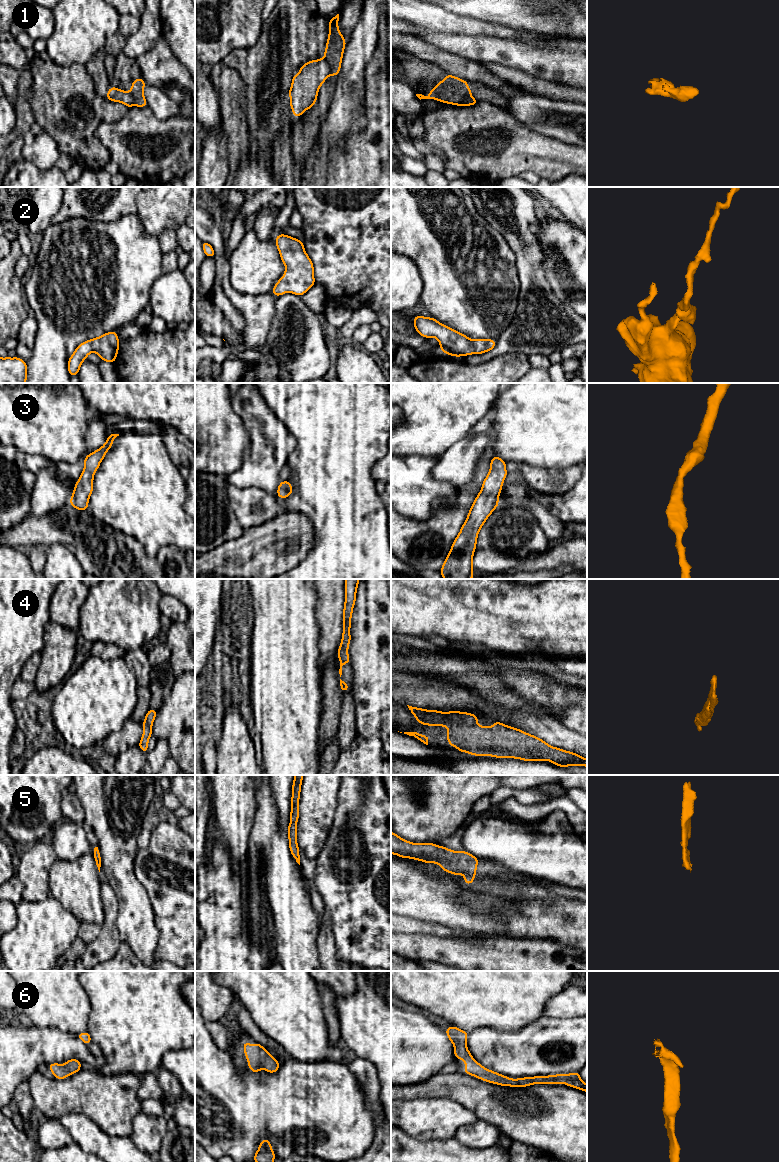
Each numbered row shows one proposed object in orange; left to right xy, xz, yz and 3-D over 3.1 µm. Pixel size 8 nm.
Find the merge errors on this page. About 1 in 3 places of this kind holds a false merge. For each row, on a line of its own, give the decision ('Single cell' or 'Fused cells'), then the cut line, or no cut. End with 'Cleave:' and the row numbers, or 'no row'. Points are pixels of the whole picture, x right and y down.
1: Fused cells. Split along xz (323, 59), (328, 64), (330, 73)
2: Single cell. No split
3: Single cell. No split
4: Single cell. No split
5: Single cell. No split
6: Single cell. No split
Cleave: 1

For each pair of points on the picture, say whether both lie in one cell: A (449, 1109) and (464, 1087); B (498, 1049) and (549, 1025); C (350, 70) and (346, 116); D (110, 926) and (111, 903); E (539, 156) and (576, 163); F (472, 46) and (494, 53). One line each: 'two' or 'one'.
A: two
B: one
C: one
D: one
E: one
F: one

